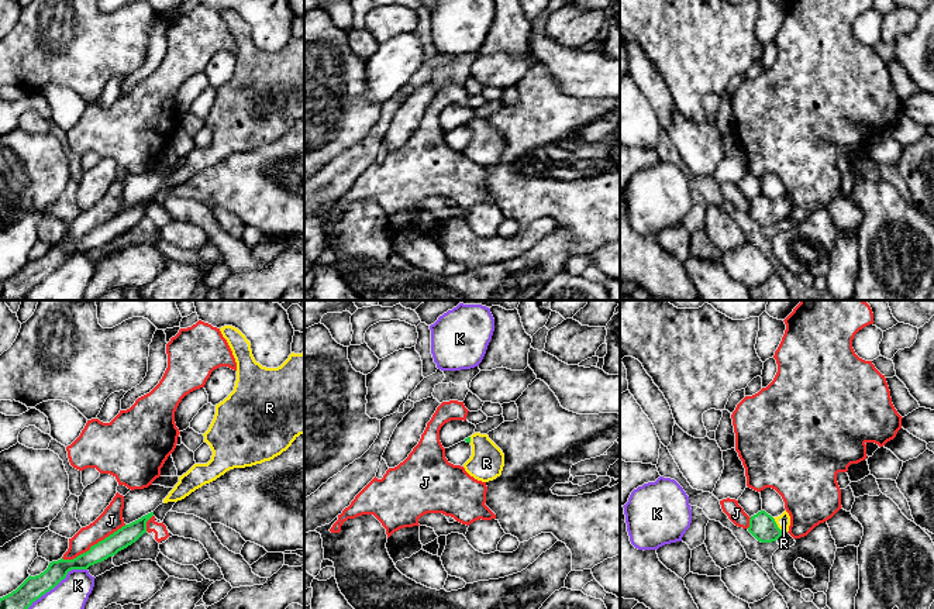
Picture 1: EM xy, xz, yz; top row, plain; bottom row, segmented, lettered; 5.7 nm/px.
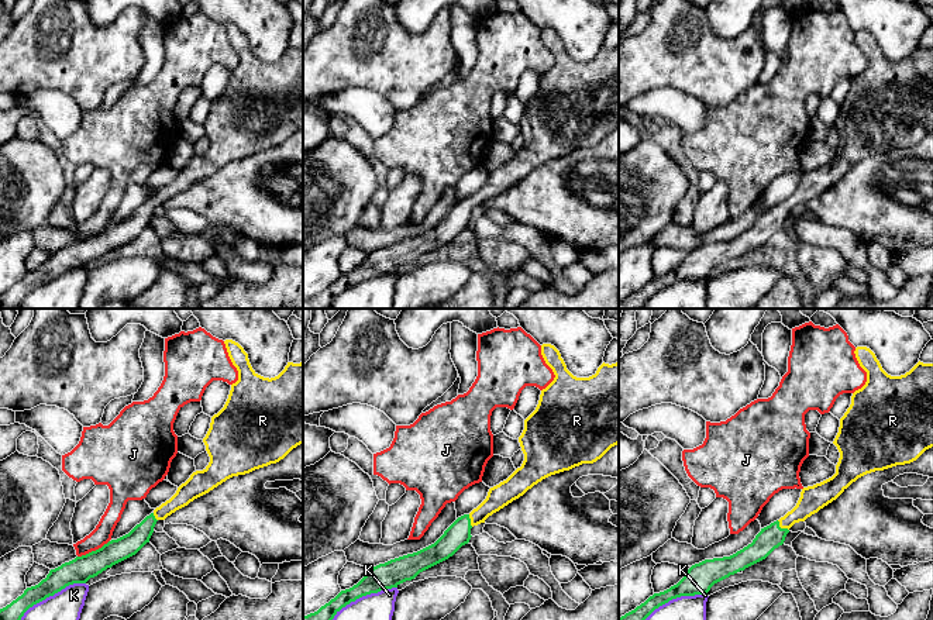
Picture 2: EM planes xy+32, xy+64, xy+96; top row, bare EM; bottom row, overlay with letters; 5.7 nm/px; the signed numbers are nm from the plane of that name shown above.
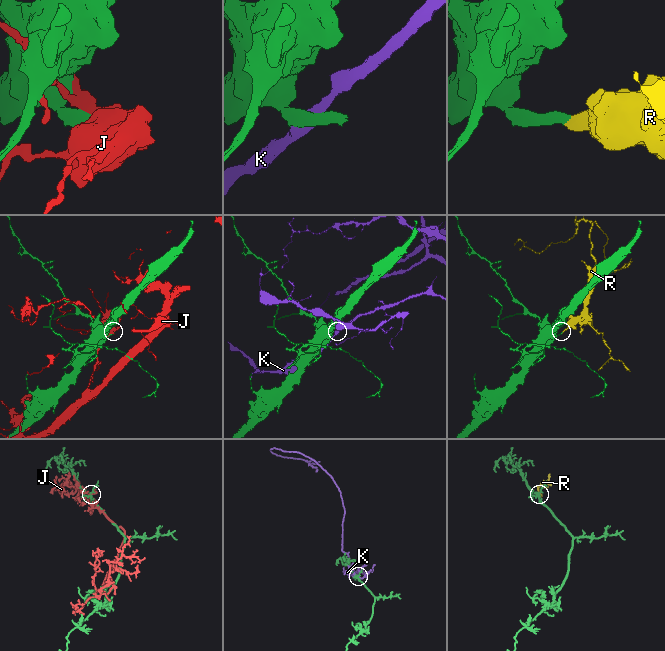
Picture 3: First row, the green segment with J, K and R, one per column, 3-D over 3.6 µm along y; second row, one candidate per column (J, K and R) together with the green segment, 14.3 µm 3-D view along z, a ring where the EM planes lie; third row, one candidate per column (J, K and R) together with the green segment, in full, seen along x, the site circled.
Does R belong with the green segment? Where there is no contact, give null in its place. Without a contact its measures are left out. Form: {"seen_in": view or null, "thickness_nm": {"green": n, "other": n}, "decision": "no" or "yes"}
{"seen_in": "yz", "thickness_nm": {"green": 160, "other": 80}, "decision": "yes"}

